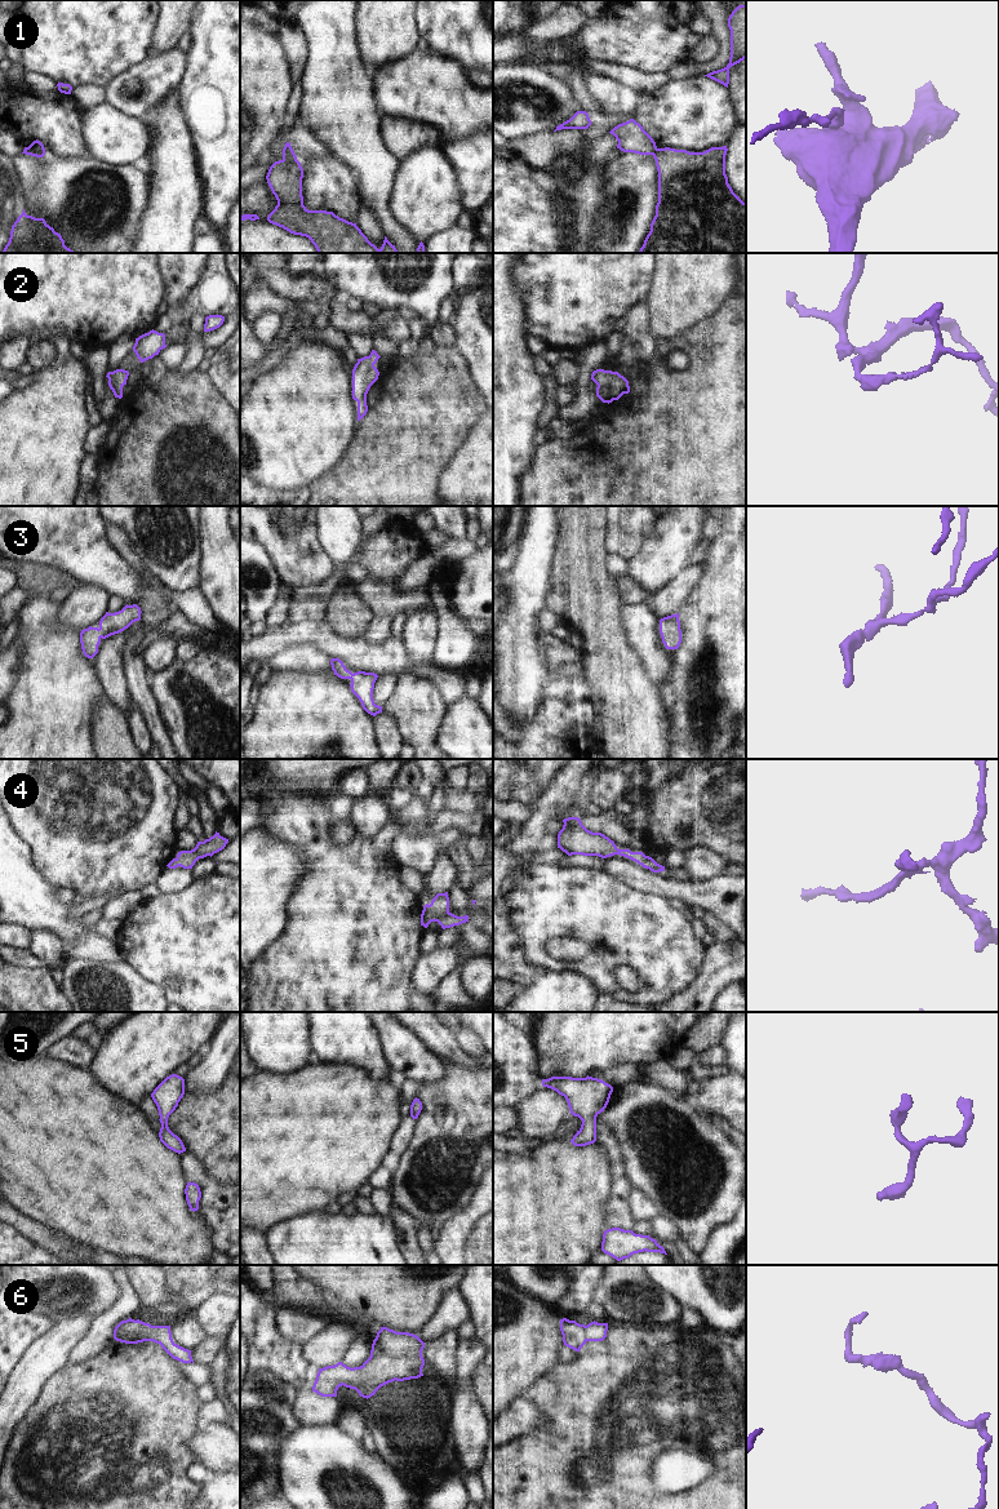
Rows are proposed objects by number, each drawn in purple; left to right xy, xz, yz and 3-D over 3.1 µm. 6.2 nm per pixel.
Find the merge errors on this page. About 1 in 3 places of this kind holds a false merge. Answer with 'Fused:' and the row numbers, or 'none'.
Fused: 1

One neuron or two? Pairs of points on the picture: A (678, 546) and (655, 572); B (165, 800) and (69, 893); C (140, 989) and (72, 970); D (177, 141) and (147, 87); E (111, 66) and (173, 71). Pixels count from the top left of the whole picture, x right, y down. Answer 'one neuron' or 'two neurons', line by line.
A: one neuron
B: two neurons
C: one neuron
D: two neurons
E: two neurons

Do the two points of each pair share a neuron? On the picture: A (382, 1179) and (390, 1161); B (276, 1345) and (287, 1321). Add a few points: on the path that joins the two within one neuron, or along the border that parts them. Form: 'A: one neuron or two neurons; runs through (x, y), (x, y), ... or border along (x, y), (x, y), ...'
A: one neuron; runs through (382, 1175), (389, 1164)
B: two neurons; border along (275, 1310), (278, 1330), (301, 1345)

